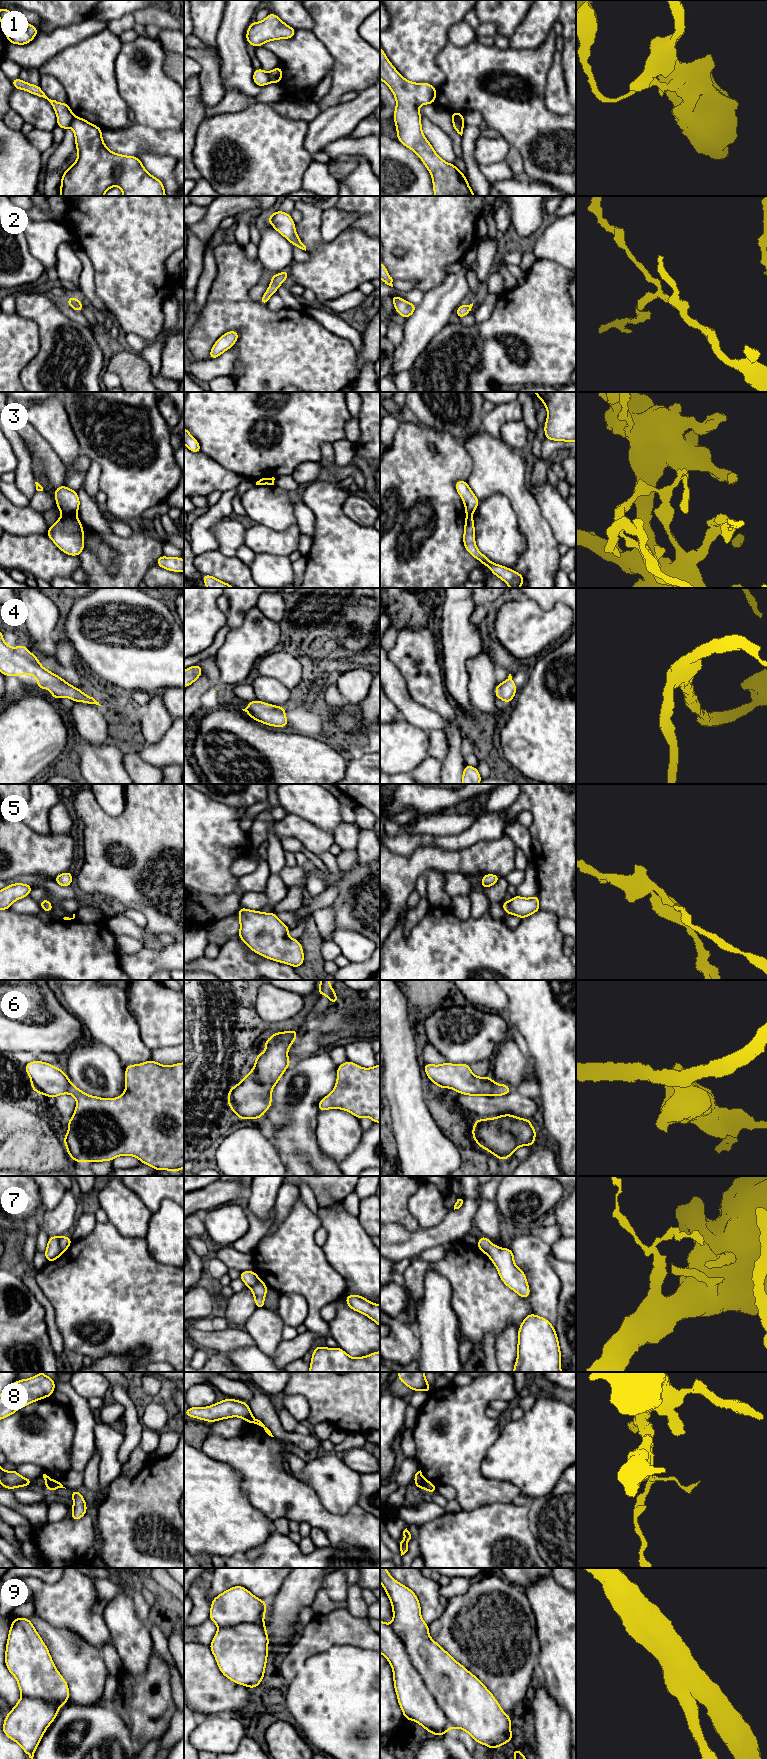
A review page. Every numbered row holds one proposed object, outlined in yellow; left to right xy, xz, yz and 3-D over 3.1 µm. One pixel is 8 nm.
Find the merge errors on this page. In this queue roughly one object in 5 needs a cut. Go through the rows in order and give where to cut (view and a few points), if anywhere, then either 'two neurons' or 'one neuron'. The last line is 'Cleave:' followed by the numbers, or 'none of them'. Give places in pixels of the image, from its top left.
1: cut yz (452, 119), (463, 126); two neurons
2: cut none; one neuron
3: cut yz (466, 513), (471, 514); two neurons
4: cut none; one neuron
5: cut none; one neuron
6: cut none; one neuron
7: cut xy (59, 1237), (59, 1246), (62, 1251); two neurons
8: cut xy (52, 1479), (48, 1490); two neurons
9: cut none; one neuron
Cleave: 1, 3, 7, 8

